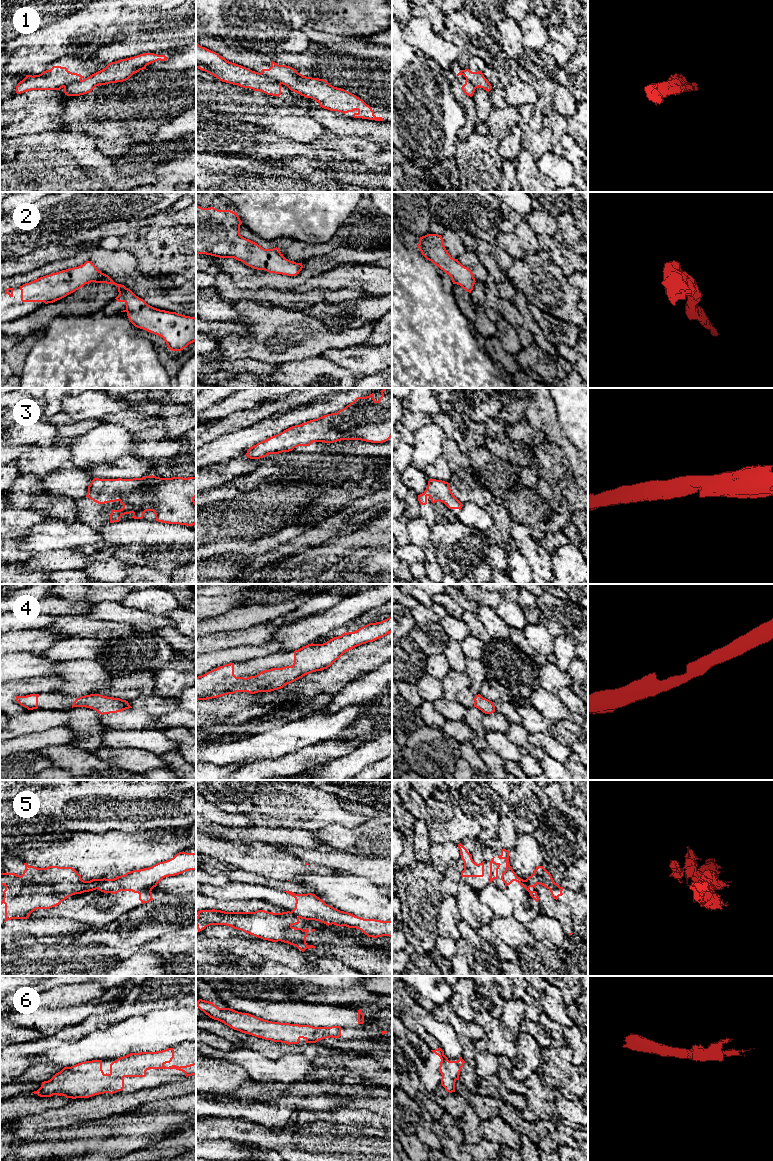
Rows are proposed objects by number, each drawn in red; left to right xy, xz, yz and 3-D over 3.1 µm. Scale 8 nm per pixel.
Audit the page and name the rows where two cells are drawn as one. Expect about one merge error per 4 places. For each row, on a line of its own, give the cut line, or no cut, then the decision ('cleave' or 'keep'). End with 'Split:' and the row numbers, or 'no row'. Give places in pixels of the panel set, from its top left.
1: cut in xz along (260, 73), (275, 79), (280, 84); cleave
2: no cut; keep
3: no cut; keep
4: no cut; keep
5: cut in xy along (101, 879), (96, 888); cleave
6: no cut; keep
Split: 1, 5

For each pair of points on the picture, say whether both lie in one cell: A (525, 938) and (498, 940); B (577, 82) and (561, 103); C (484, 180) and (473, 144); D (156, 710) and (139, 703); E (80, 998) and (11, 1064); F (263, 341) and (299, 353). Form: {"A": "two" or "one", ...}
{"A": "one", "B": "two", "C": "one", "D": "one", "E": "two", "F": "one"}

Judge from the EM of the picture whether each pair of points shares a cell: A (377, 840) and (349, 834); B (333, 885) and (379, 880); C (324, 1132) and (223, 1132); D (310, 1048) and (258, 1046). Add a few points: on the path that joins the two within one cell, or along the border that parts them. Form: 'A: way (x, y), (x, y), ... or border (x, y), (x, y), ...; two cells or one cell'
A: way (370, 839), (356, 839); one cell
B: border (347, 872), (353, 875), (364, 876), (381, 889); two cells
C: way (299, 1137), (261, 1137), (248, 1133); one cell
D: way (297, 1049), (282, 1049), (279, 1046), (271, 1046); one cell

